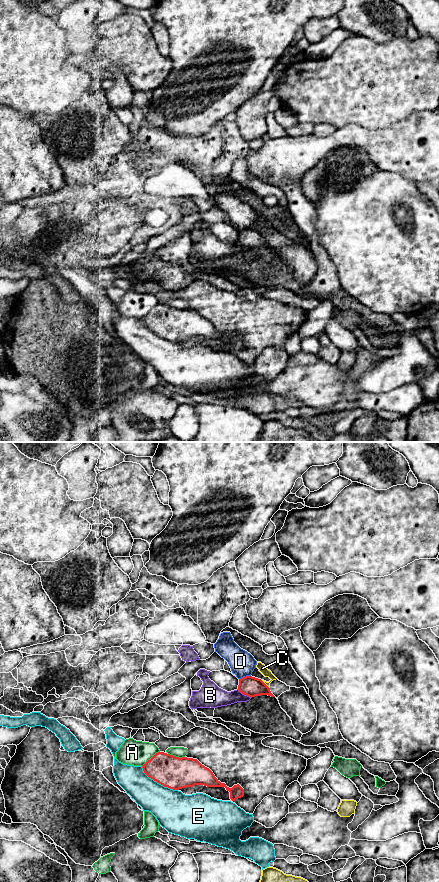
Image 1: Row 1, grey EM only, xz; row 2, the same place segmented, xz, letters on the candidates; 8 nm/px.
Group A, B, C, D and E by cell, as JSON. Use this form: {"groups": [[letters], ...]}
{"groups": [["A"], ["B"], ["C"], ["D"], ["E"]]}

